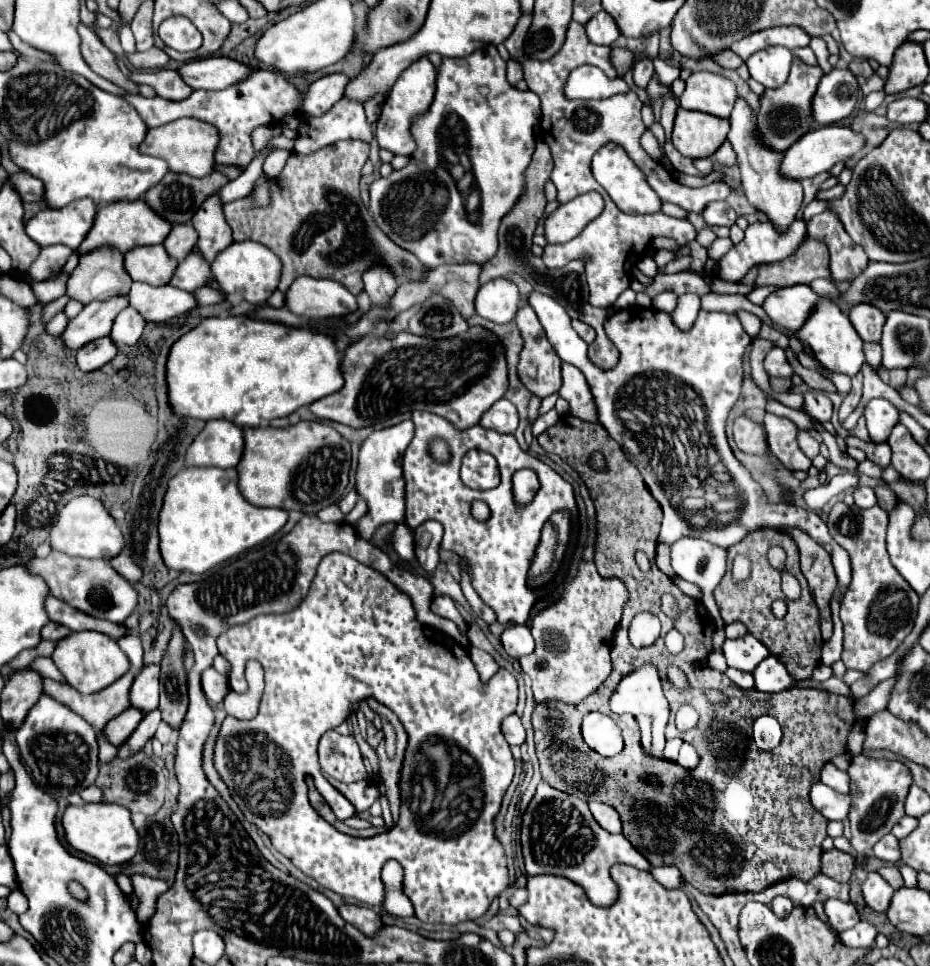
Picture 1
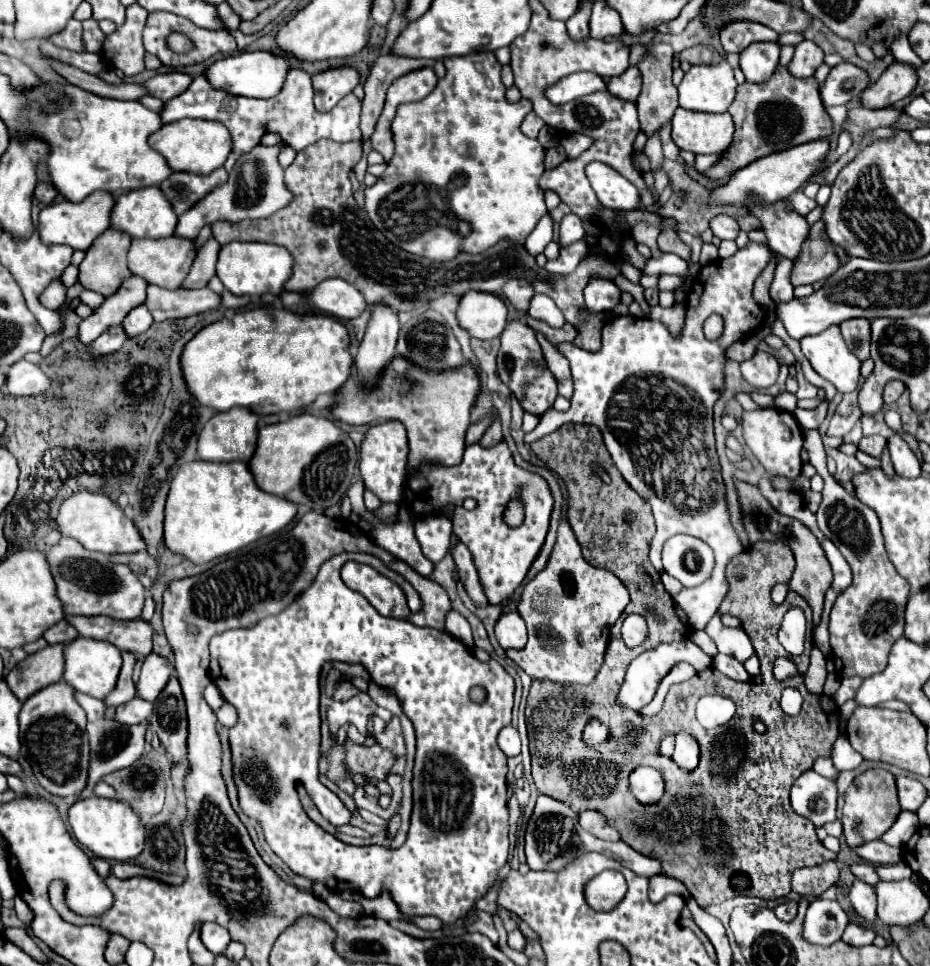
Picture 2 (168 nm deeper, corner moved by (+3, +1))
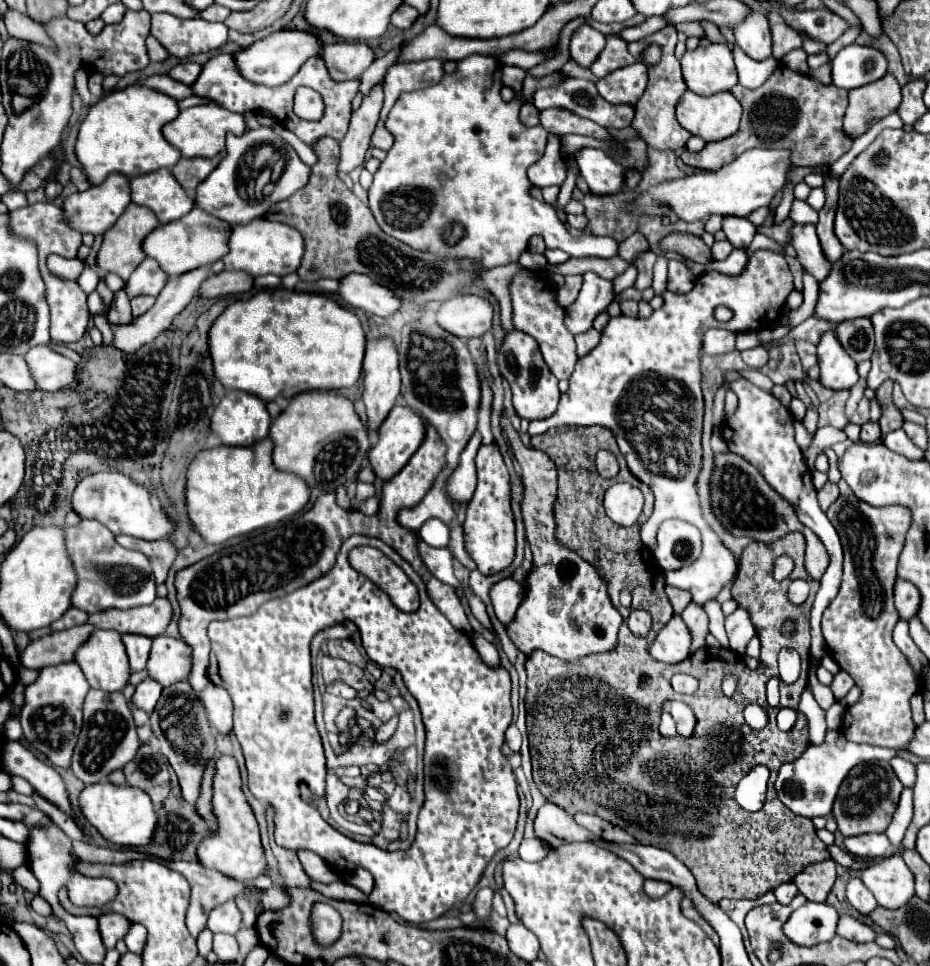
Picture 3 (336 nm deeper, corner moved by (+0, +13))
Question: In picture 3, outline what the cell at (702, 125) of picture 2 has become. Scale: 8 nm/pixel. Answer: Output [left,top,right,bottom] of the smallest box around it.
[677,91,741,141]

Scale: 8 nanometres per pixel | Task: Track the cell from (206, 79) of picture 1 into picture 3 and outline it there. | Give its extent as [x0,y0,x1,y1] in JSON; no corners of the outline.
[233,31,321,87]

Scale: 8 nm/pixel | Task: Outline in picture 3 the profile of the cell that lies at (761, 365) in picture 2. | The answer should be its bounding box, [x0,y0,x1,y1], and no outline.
[741,345,769,369]

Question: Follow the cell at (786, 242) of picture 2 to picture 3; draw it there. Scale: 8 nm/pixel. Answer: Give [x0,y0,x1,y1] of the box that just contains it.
[789,223,831,281]

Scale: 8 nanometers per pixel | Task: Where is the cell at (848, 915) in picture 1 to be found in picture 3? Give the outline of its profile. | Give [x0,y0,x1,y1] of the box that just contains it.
[785,901,839,947]

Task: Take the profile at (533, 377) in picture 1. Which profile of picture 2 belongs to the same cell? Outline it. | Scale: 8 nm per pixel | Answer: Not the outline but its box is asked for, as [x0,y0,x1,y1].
[498,321,558,415]

